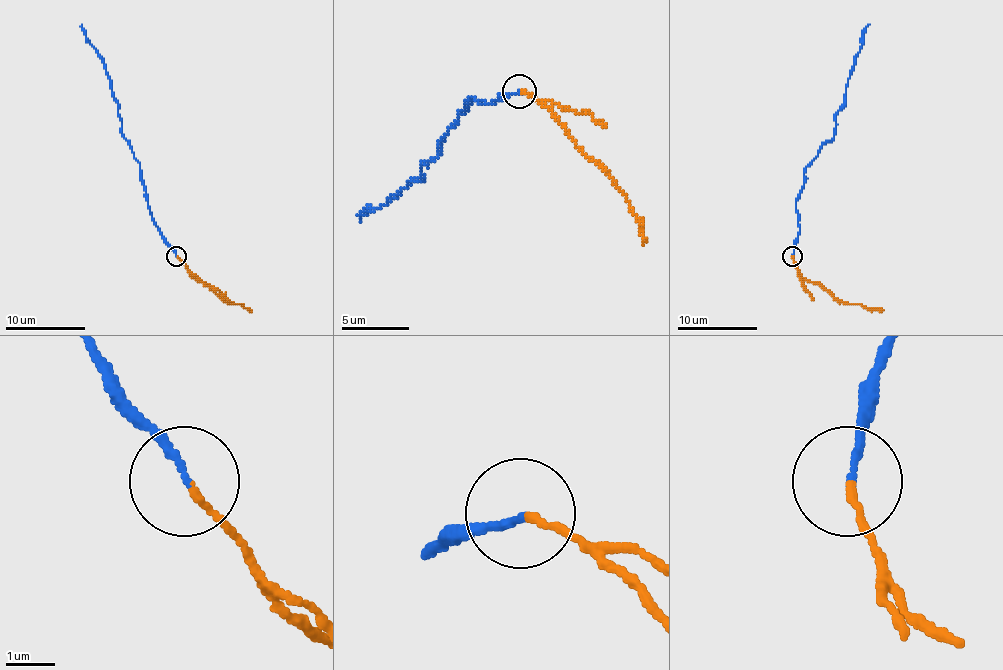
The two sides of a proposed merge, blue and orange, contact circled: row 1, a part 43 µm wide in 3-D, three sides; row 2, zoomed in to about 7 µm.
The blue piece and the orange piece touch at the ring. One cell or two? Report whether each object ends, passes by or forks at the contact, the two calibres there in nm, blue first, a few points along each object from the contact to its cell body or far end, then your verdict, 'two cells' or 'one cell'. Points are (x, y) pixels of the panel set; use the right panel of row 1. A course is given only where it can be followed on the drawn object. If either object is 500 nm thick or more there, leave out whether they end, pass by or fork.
blue ends | orange ends | 150/130 nm | blue via (792, 256), (800, 230), (796, 204), (804, 170), (836, 132), (836, 114), (846, 98), (854, 60), (870, 24) | orange via (792, 256), (806, 280), (820, 282), (836, 298), (884, 310) | two cells

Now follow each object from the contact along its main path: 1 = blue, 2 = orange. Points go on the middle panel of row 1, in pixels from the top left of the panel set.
1: (518, 90), (491, 104), (471, 97), (414, 181), (397, 194), (370, 208), (360, 221)
2: (522, 90), (552, 114), (569, 137), (626, 198), (643, 245)

